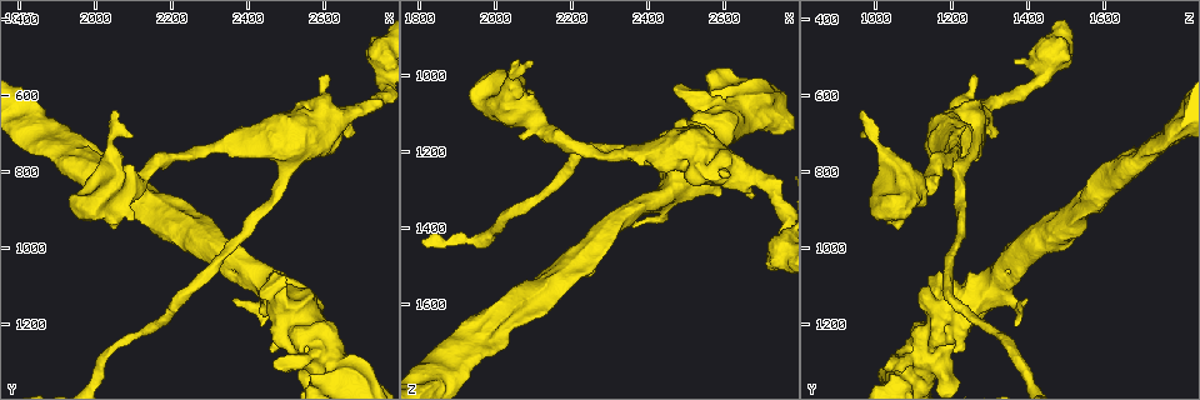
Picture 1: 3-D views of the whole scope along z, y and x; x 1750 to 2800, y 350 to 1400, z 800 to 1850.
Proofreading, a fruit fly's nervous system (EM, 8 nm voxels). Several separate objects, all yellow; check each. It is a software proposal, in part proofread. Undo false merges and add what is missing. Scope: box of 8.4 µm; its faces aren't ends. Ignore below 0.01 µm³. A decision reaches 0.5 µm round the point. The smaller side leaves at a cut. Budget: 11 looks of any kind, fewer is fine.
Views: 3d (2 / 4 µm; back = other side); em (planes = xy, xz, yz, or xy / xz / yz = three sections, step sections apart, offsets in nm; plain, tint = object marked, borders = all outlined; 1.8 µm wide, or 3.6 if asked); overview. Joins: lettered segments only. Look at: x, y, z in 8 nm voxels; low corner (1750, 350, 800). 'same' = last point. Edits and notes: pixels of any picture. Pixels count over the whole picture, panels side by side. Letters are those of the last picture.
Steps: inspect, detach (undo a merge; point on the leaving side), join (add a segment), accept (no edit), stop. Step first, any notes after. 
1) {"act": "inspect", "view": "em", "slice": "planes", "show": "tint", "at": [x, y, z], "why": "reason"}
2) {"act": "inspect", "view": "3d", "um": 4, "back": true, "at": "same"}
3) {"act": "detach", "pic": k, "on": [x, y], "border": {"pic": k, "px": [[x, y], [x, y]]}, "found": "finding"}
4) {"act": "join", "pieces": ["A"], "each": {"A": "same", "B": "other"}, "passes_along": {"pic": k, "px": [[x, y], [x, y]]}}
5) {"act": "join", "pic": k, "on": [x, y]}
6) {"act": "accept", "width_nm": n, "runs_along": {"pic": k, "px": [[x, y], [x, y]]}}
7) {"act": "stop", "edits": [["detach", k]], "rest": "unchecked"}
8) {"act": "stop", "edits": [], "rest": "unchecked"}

{"act": "inspect", "view": "em", "um": 3.6, "slice": "planes", "show": "tint", "at": [2525, 720, 1170], "why": "closes a loop"}

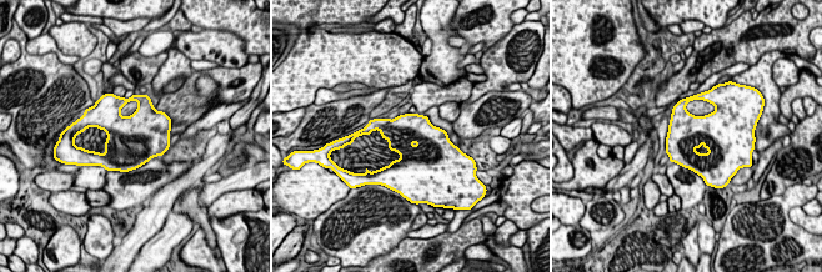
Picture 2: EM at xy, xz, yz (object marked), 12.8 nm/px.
{"act": "inspect", "view": "em", "um": 3.6, "slice": "planes", "show": "borders", "at": "same", "why": "what lies round it"}

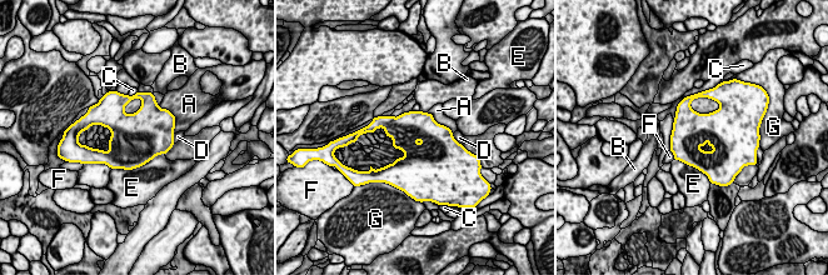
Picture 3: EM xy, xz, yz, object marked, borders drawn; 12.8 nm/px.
{"act": "accept", "each": {"A": "other", "B": "other", "C": "other", "D": "other", "E": "other", "F": "other", "G": "other"}, "found": "continuous, no second cell"}

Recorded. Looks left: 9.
{"act": "inspect", "view": "em", "slice": "planes", "show": "borders", "at": [2050, 640, 965], "why": "free end"}

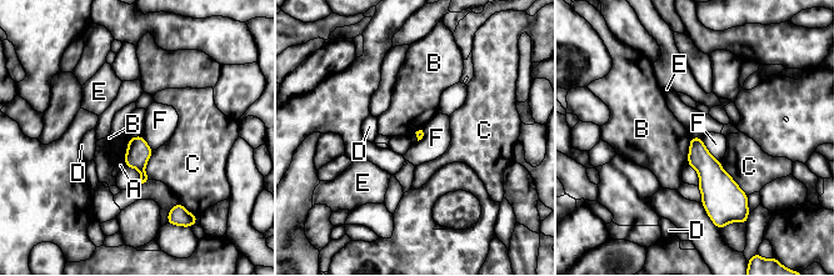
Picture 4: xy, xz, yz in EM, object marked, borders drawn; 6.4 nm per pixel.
{"act": "accept", "longest_contact_nm": ["C", 300], "each": {"A": "other", "B": "other", "C": "other", "D": "other", "E": "other", "F": "other"}, "border": {"pic": 4, "px": [[692, 136], [688, 165]]}, "found": "no lettered segment goes on from it"}

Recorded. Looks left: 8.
{"act": "inspect", "view": "3d", "um": 4, "at": [2095, 935, 1040], "why": "thick end"}

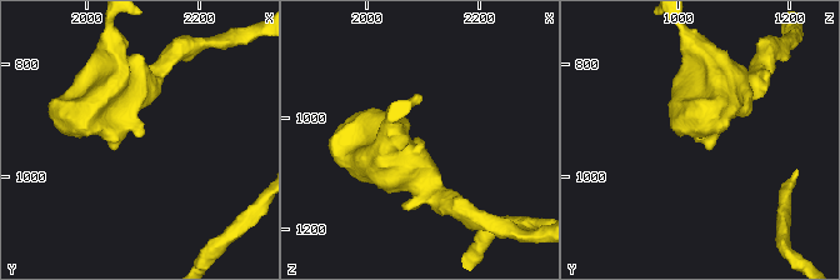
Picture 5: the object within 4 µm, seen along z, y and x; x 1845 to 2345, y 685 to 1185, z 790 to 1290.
{"act": "inspect", "view": "em", "um": 3.6, "slice": "yz", "step": 16, "show": "borders", "at": [2090, 930, 1040]}

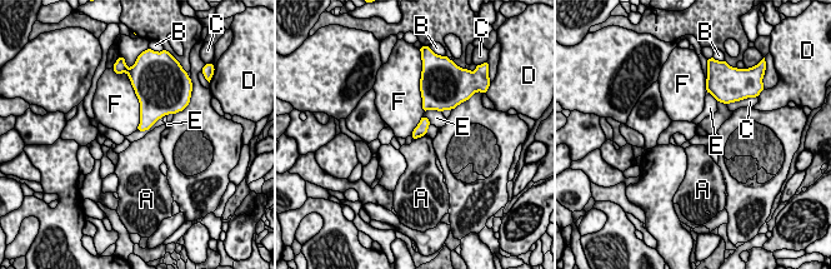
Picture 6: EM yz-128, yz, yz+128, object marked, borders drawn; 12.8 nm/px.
{"act": "accept", "longest_contact_nm": ["F", 440], "each": {"A": "other", "B": "other", "C": "other", "D": "other", "E": "other", "F": "other"}, "border": {"pic": 6, "px": [[425, 134], [413, 139]]}, "found": "no lettered segment goes on from it"}

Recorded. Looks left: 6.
{"act": "inspect", "view": "em", "um": 3.6, "slice": "yz", "step": 4, "show": "tint", "at": [2585, 1275, 1100], "why": "thick turns thin"}

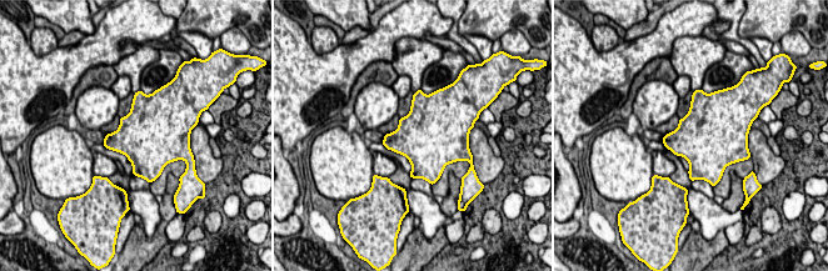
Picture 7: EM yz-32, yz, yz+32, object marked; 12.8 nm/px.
{"act": "inspect", "view": "em", "um": 3.6, "slice": "planes", "show": "borders", "at": "same"}

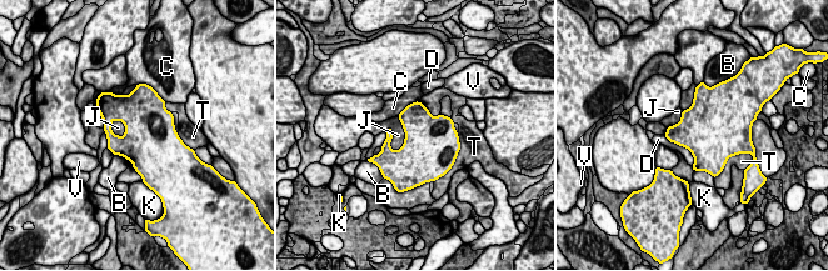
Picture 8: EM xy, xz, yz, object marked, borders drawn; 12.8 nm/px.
{"act": "accept", "width_nm": 550, "longest_contact_nm": ["D", 550], "each": {"B": "other", "C": "other", "D": "other", "J": "other", "K": "other", "T": "other", "V": "other"}, "found": "one cell here"}

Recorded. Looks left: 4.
{"act": "stop", "edits": [], "rest": "unchecked"}

